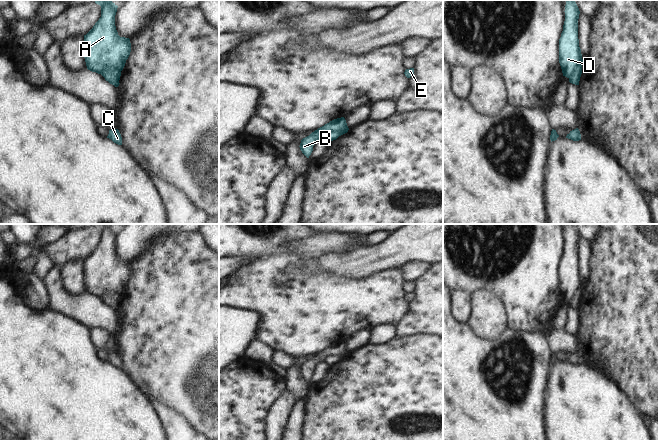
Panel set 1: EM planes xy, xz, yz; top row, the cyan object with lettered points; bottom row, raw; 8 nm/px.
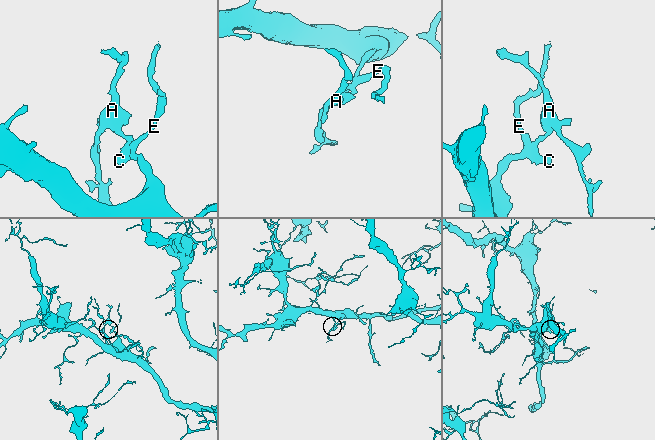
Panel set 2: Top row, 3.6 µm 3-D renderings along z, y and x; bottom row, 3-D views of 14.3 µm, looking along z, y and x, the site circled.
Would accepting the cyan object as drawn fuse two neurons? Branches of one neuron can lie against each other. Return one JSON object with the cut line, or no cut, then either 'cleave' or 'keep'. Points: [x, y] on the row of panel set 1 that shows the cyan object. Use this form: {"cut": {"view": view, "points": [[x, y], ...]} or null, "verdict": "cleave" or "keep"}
{"cut": {"view": "xy", "points": [[120, 70], [105, 69], [101, 74]]}, "verdict": "cleave"}

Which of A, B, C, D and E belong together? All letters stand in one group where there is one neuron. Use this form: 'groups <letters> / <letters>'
groups A B D / C E

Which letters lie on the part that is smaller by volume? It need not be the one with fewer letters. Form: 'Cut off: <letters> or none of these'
Cut off: A, B, D

